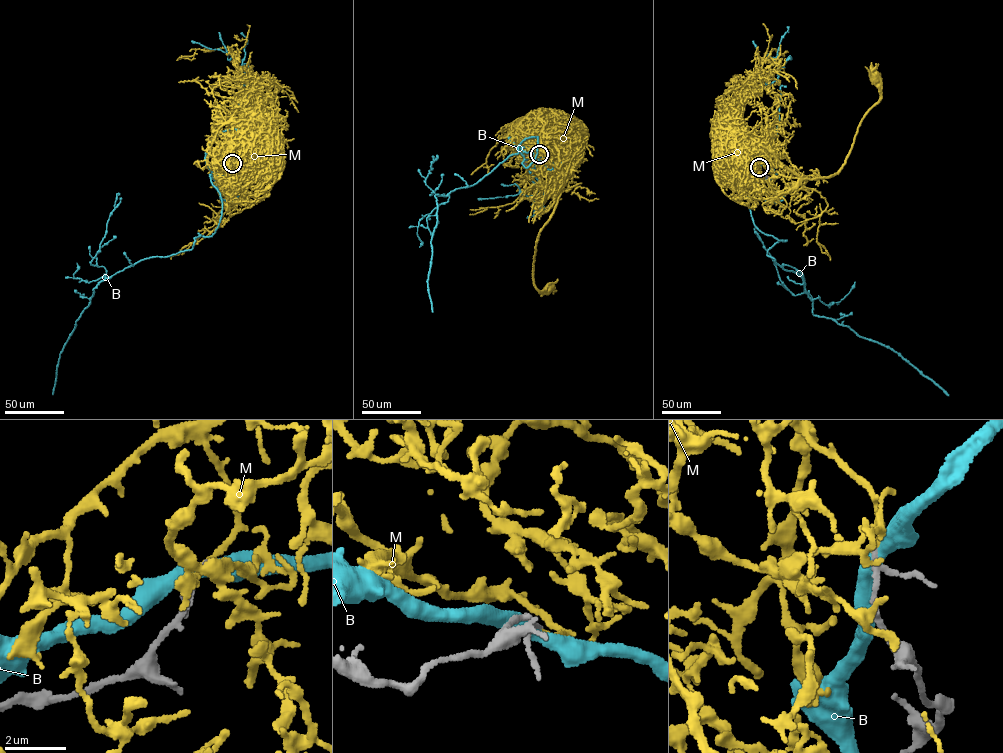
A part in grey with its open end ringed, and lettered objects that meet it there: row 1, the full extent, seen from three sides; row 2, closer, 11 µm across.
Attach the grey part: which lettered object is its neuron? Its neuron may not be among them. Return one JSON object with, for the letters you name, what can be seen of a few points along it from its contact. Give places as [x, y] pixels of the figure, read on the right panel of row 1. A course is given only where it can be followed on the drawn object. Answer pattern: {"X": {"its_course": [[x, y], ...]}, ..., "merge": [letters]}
{"M": {"its_course": [[759, 167], [754, 160], [761, 142], [801, 177], [834, 175], [845, 162], [861, 119], [879, 100], [875, 75]]}, "merge": ["M"]}

